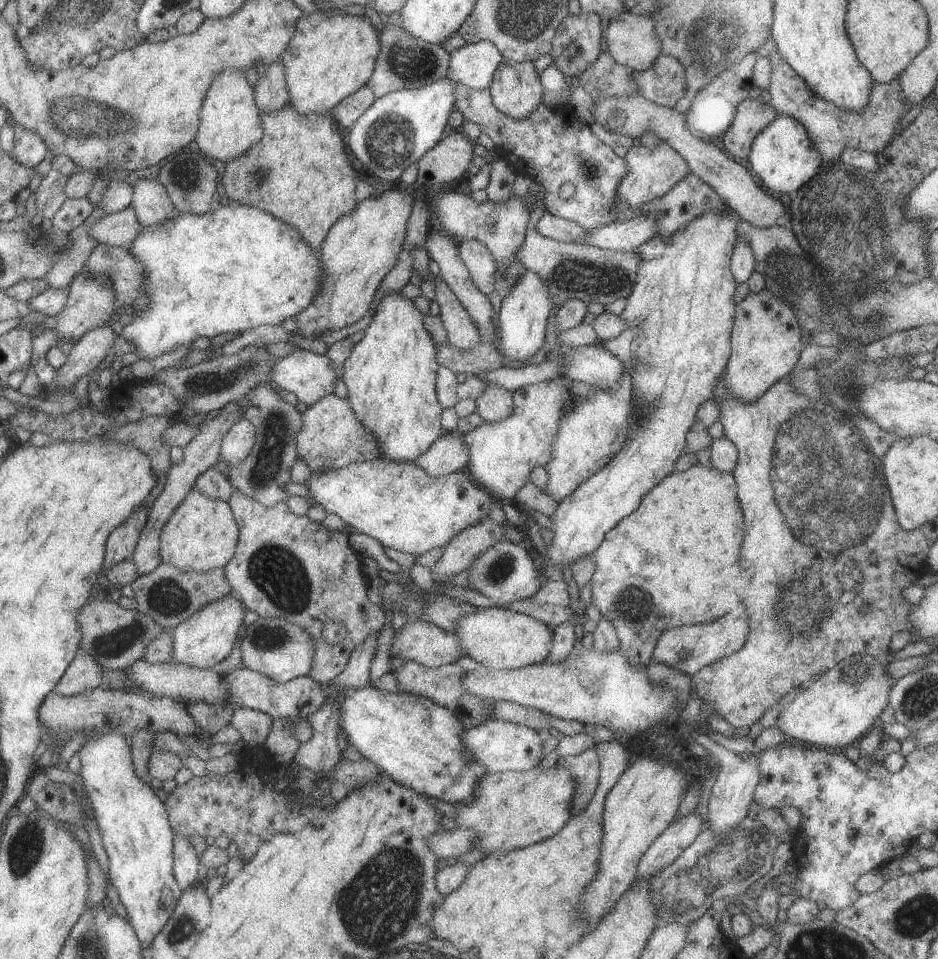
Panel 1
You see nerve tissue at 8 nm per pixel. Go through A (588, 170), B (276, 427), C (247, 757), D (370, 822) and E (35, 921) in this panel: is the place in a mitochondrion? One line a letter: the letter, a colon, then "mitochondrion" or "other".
A: mitochondrion
B: mitochondrion
C: other
D: other
E: other

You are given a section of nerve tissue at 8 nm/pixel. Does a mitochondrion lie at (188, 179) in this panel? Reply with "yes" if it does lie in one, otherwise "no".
yes

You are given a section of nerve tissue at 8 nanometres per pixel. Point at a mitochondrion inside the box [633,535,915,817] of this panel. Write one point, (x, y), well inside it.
(856, 668)

